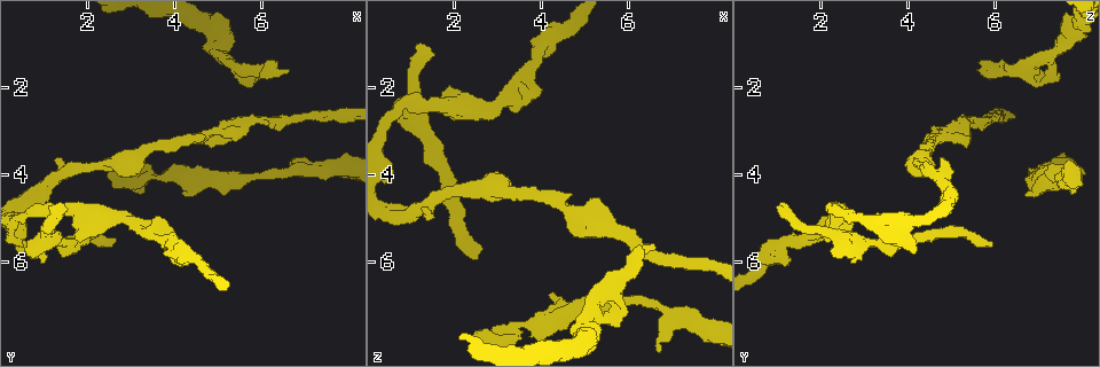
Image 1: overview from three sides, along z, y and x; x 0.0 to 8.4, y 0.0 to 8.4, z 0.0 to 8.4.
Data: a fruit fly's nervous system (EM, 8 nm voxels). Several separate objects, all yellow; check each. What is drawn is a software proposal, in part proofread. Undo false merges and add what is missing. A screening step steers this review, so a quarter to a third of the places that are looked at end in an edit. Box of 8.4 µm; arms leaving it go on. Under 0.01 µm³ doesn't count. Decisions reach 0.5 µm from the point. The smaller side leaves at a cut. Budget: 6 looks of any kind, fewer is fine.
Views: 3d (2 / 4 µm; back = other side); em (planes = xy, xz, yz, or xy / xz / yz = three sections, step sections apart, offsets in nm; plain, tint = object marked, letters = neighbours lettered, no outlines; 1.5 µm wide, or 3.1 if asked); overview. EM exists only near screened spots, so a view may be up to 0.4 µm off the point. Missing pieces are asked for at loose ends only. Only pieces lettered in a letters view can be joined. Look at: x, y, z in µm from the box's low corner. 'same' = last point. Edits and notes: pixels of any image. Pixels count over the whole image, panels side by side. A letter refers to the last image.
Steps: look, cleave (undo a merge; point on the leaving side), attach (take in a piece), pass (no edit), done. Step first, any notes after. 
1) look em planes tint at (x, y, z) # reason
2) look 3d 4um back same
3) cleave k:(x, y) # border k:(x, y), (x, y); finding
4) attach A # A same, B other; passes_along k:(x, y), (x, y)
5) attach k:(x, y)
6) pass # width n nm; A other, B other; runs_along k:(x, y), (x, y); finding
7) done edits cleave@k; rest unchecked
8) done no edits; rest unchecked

look em planes letters at (5.75, 1.80, 7.45)

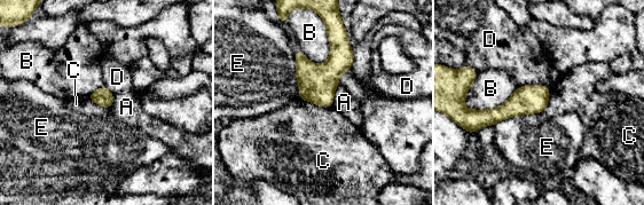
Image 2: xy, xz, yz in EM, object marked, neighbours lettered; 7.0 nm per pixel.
pass # longest_contact E 380 nm; A other, B other, C other, D other, E other; border 2:(550, 88), (548, 103), (542, 112); no lettered piece goes on from it

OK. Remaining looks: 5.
look em xz step 4 letters at (4.15, 4.40, 6.75) # branch stops here

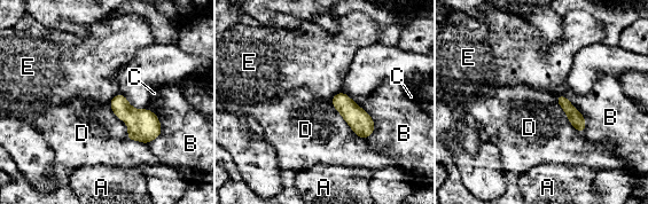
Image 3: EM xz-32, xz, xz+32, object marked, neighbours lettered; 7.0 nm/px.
look em planes letters same

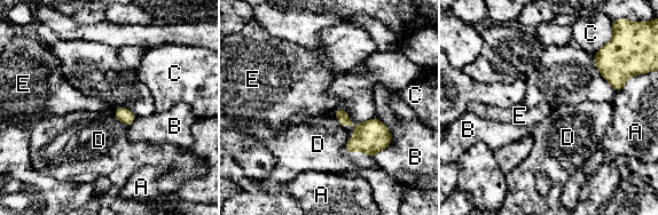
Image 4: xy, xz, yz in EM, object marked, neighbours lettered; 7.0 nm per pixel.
pass # A other, B other, C other, D other, E other; border 4:(116, 108), (114, 113); no lettered piece goes on from it

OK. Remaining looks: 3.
look 3d 2um at (1.10, 4.75, 1.05) # branch stops here

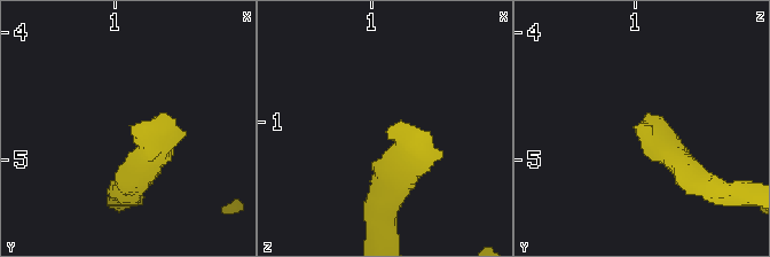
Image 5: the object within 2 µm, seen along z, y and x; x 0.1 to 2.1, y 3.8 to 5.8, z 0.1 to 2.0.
look em xy step 8 letters at (1.14, 4.78, 1.04)

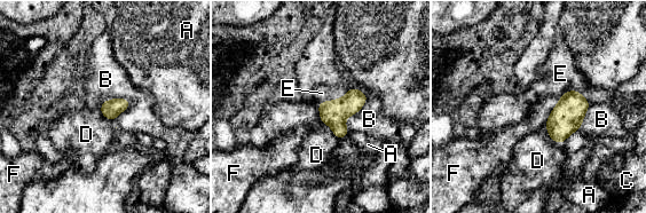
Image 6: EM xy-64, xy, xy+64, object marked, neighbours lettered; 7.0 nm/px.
attach E # A other, B other, C other, D other, E same, F other; passes_along 6:(335, 112), (333, 100), (322, 93); it goes on there

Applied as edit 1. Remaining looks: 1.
done edits attach@6; rest unchecked

